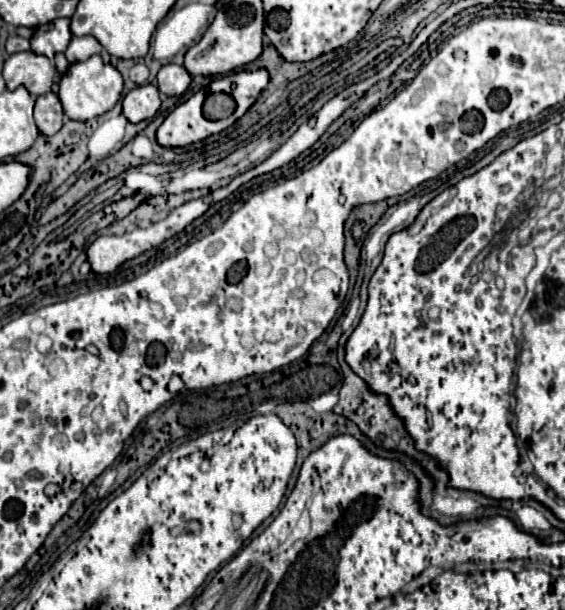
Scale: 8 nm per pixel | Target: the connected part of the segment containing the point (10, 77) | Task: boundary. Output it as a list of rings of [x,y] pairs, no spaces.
[[[32,51],[14,53],[4,63],[4,81],[10,91],[18,89],[20,85],[28,89],[32,97],[44,95],[52,87],[56,67],[44,55],[36,55]]]

